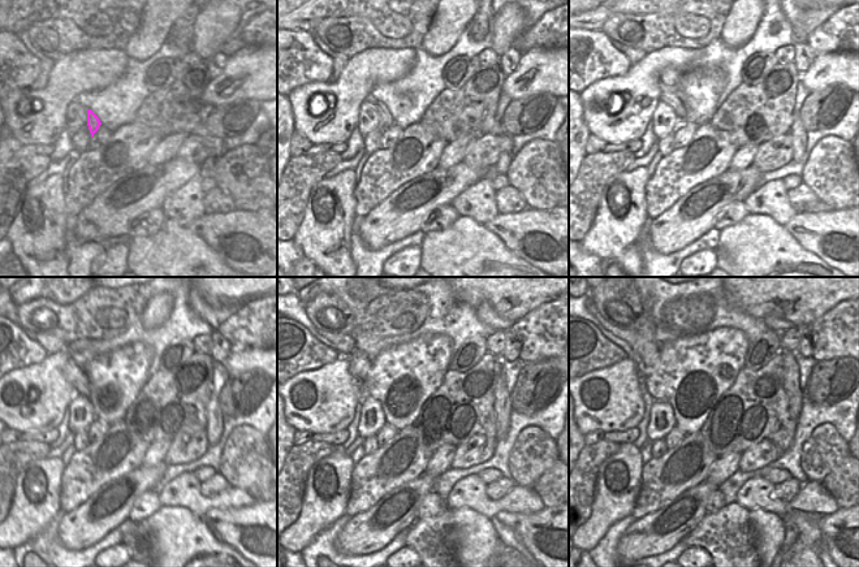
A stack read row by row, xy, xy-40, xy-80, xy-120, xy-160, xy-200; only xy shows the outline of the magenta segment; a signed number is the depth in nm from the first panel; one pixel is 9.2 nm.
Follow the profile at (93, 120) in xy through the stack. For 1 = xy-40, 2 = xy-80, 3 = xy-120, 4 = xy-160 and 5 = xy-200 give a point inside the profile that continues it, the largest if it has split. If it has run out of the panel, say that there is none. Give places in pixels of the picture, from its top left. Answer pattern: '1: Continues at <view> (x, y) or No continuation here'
1: Continues at xy-40 (385, 118)
2: Continues at xy-80 (668, 77)
3: Continues at xy-120 (73, 373)
4: Continues at xy-160 (359, 366)
5: Continues at xy-200 (647, 347).

